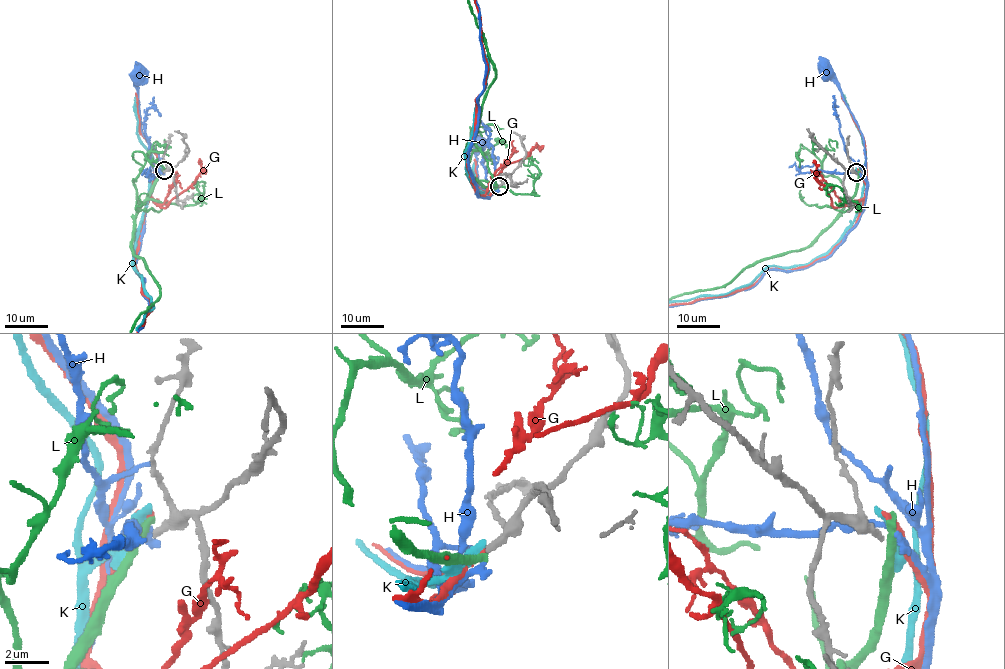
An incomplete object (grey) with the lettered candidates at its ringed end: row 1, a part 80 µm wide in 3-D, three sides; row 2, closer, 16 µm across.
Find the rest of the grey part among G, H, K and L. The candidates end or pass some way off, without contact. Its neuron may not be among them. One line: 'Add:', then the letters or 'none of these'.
Add: G

